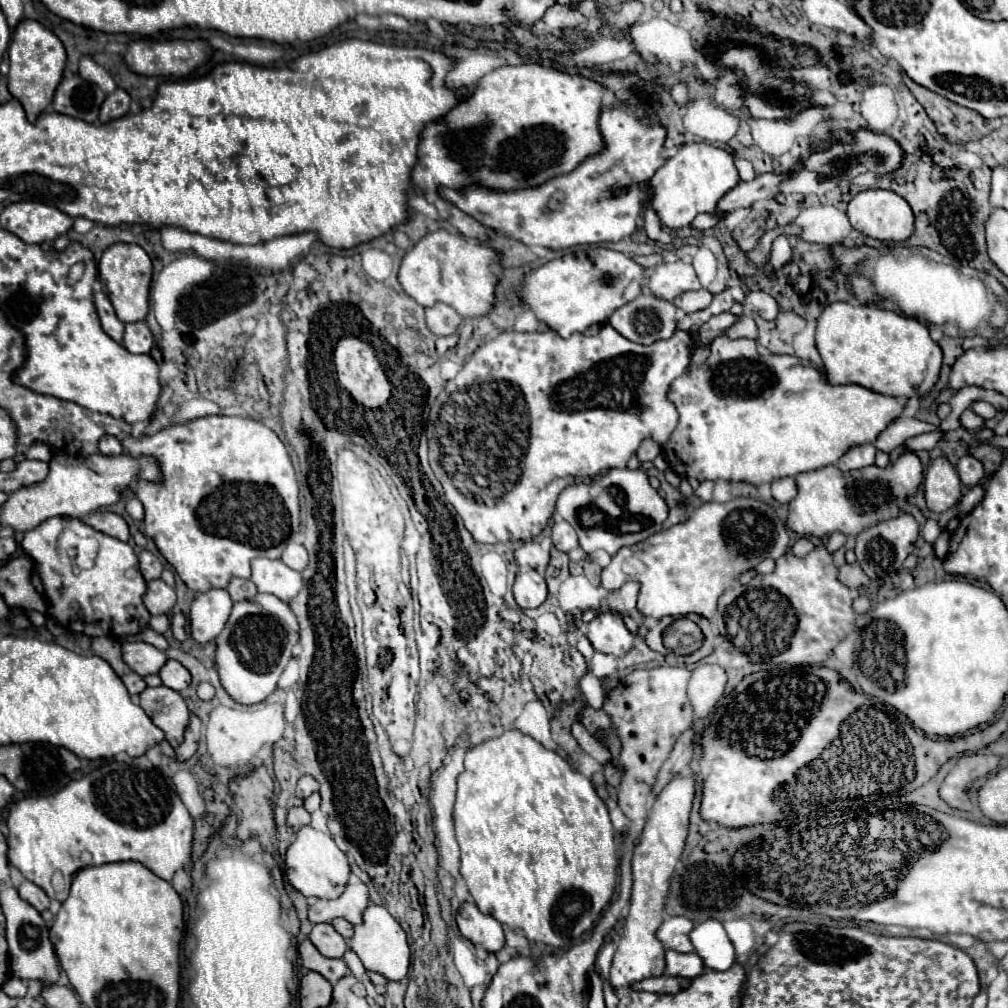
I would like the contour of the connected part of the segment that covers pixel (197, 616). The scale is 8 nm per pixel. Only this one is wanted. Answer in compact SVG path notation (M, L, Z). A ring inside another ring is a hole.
M208 590L198 594L190 606L190 634L198 644L212 642L224 628L232 610L226 590Z

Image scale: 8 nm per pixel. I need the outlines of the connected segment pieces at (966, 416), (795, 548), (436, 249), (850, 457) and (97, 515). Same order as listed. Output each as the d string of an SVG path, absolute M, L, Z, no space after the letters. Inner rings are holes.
M968 408L968 410L964 410L962 416L960 416L960 424L962 424L962 428L976 430L976 428L980 428L980 426L984 424L984 418L980 418L972 408Z
M798 538L798 540L792 544L792 548L790 548L790 552L792 552L794 556L798 556L798 558L806 556L810 550L814 550L814 544L812 544L810 538Z
M436 230L426 234L410 252L406 252L398 280L404 292L424 308L444 302L462 318L480 318L494 308L494 288L500 282L500 260L502 254L492 246L470 242L450 230Z
M860 444L850 448L838 462L836 466L846 472L846 470L856 470L856 468L864 468L874 464L874 444Z
M98 510L98 512L92 512L90 516L84 518L86 524L90 524L92 528L112 536L112 538L118 538L122 542L128 542L130 540L130 532L128 532L128 524L122 516L110 512L110 510Z

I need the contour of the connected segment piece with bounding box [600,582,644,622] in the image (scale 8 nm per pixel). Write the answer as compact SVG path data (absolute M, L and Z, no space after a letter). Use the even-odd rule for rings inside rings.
M628 582L620 590L608 594L608 598L600 606L600 612L612 612L612 610L628 612L632 618L642 622L644 618L636 610L636 596L638 596L638 584L636 582Z

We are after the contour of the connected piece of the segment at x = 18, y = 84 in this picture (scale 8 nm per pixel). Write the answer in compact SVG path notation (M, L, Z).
M22 20L14 30L14 38L12 38L8 54L10 54L8 90L24 106L28 120L34 124L38 116L52 104L56 86L62 80L66 50L62 42L42 24L38 24L36 20Z

